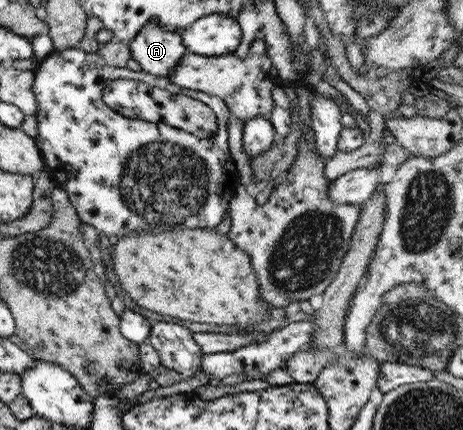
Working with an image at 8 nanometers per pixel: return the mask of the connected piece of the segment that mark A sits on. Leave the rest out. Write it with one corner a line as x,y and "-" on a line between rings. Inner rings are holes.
148,24
127,43
130,58
141,70
156,77
168,77
186,53
180,32
170,32
156,24

